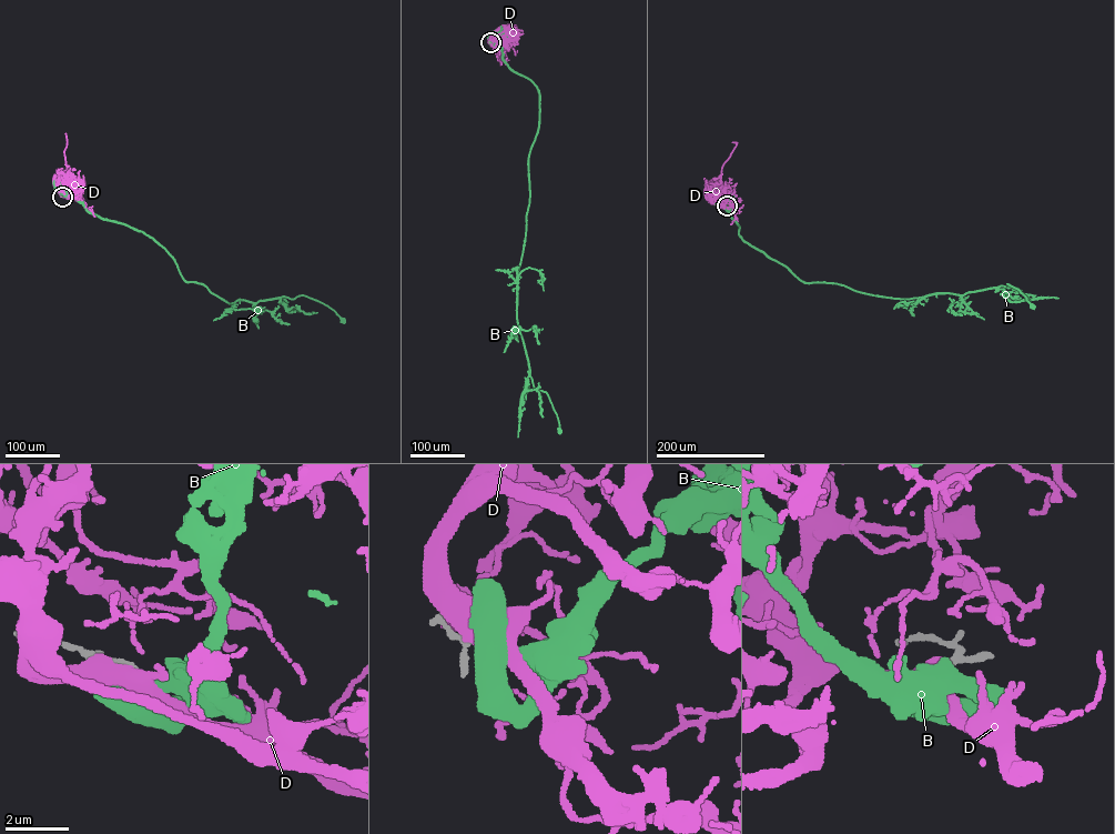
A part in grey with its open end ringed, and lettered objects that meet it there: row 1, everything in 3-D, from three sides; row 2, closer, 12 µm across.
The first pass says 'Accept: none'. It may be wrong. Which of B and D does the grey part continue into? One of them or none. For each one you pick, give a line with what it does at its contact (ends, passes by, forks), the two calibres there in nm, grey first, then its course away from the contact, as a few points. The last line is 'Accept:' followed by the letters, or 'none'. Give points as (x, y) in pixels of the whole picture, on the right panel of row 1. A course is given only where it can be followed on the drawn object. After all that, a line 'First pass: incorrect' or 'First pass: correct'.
Accept: none
First pass: correct

